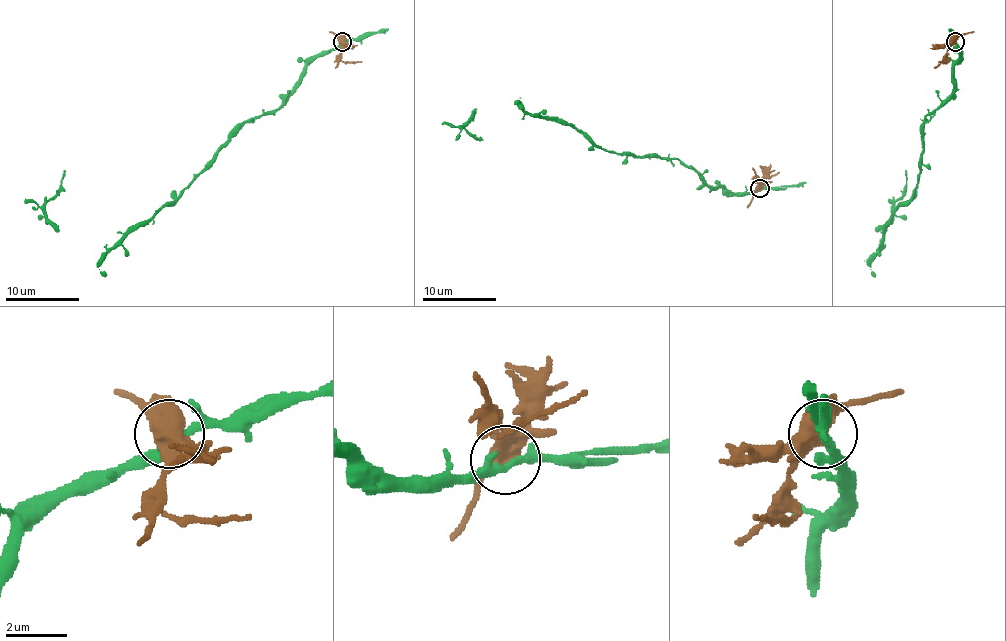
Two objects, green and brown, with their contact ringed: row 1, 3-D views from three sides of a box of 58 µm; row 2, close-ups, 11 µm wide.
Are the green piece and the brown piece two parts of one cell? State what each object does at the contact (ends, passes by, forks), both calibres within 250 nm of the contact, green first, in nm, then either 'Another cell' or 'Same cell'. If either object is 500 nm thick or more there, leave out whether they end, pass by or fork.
Thickness 180 nm (green) against 650 nm. Another cell

